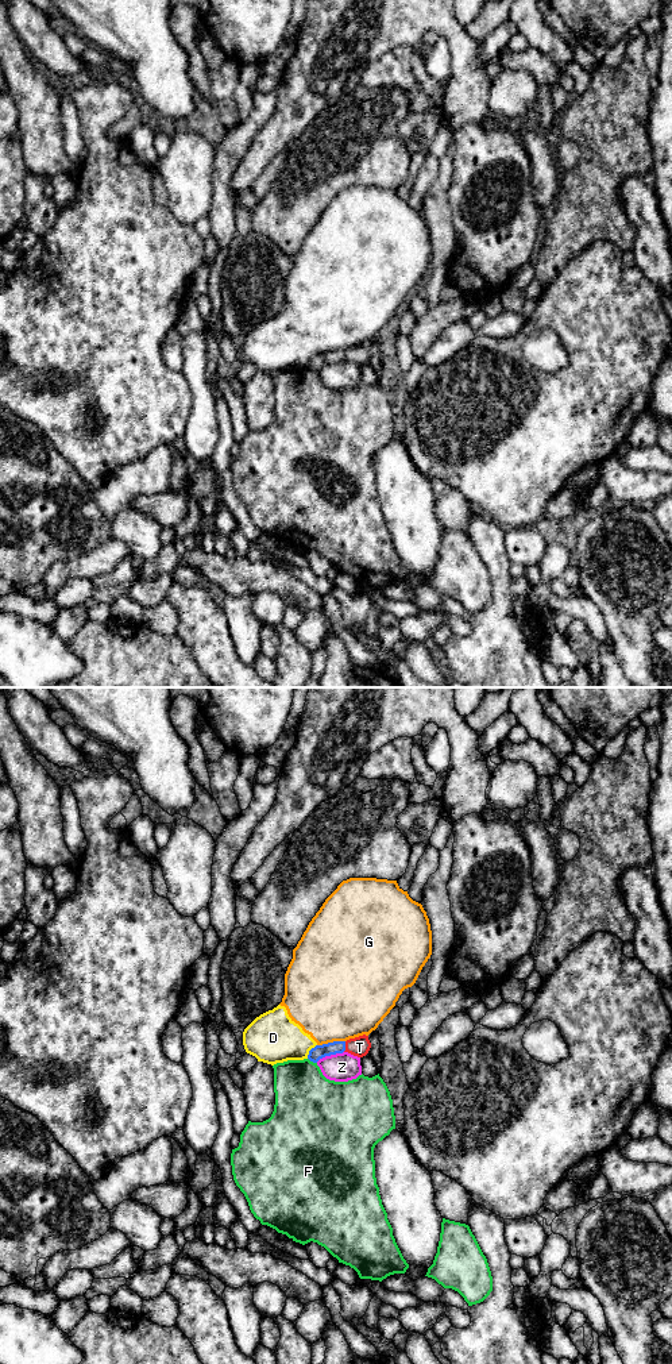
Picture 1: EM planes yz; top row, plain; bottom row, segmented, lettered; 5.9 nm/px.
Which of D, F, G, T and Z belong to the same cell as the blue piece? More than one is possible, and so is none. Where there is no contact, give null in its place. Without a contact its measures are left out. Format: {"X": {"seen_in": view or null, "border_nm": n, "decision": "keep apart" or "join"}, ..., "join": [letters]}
{"D": {"seen_in": "yz", "border_nm": 110, "decision": "keep apart"}, "F": {"seen_in": "yz", "border_nm": 70, "decision": "keep apart"}, "G": {"seen_in": "yz", "border_nm": 170, "decision": "keep apart"}, "T": {"seen_in": "yz", "border_nm": 70, "decision": "keep apart"}, "Z": {"seen_in": "yz", "border_nm": 180, "decision": "keep apart"}, "join": []}

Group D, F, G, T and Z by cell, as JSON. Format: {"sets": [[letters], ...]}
{"sets": [["D", "G"], ["F"], ["T"], ["Z"]]}

